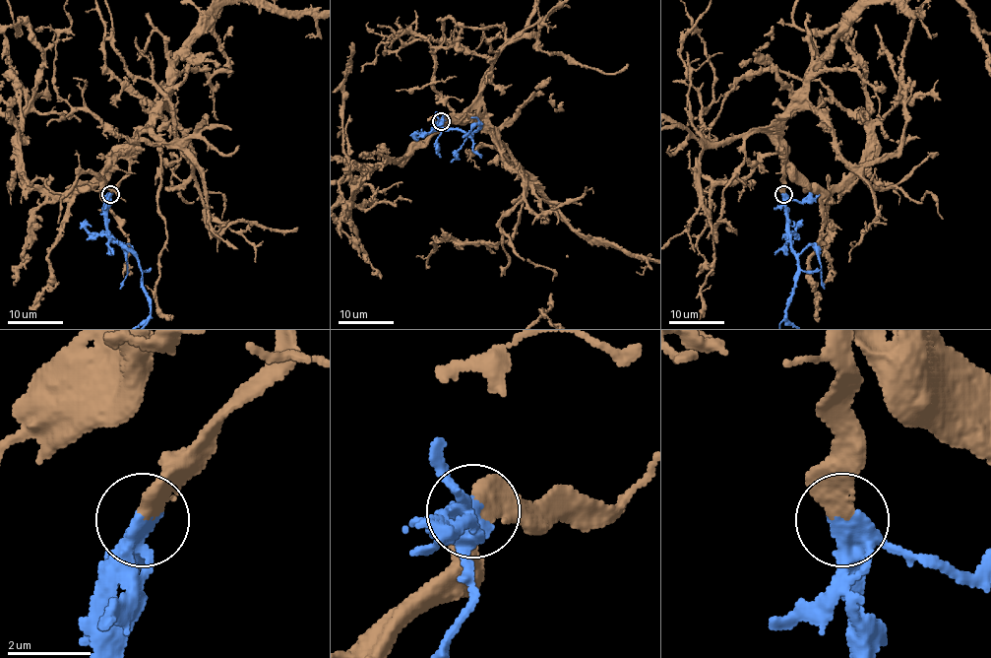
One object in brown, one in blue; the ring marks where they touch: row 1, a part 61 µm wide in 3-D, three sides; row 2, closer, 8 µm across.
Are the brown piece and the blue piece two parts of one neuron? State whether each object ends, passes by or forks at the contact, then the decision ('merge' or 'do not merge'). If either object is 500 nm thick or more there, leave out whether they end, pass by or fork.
brown ends there; blue passes by; merge

